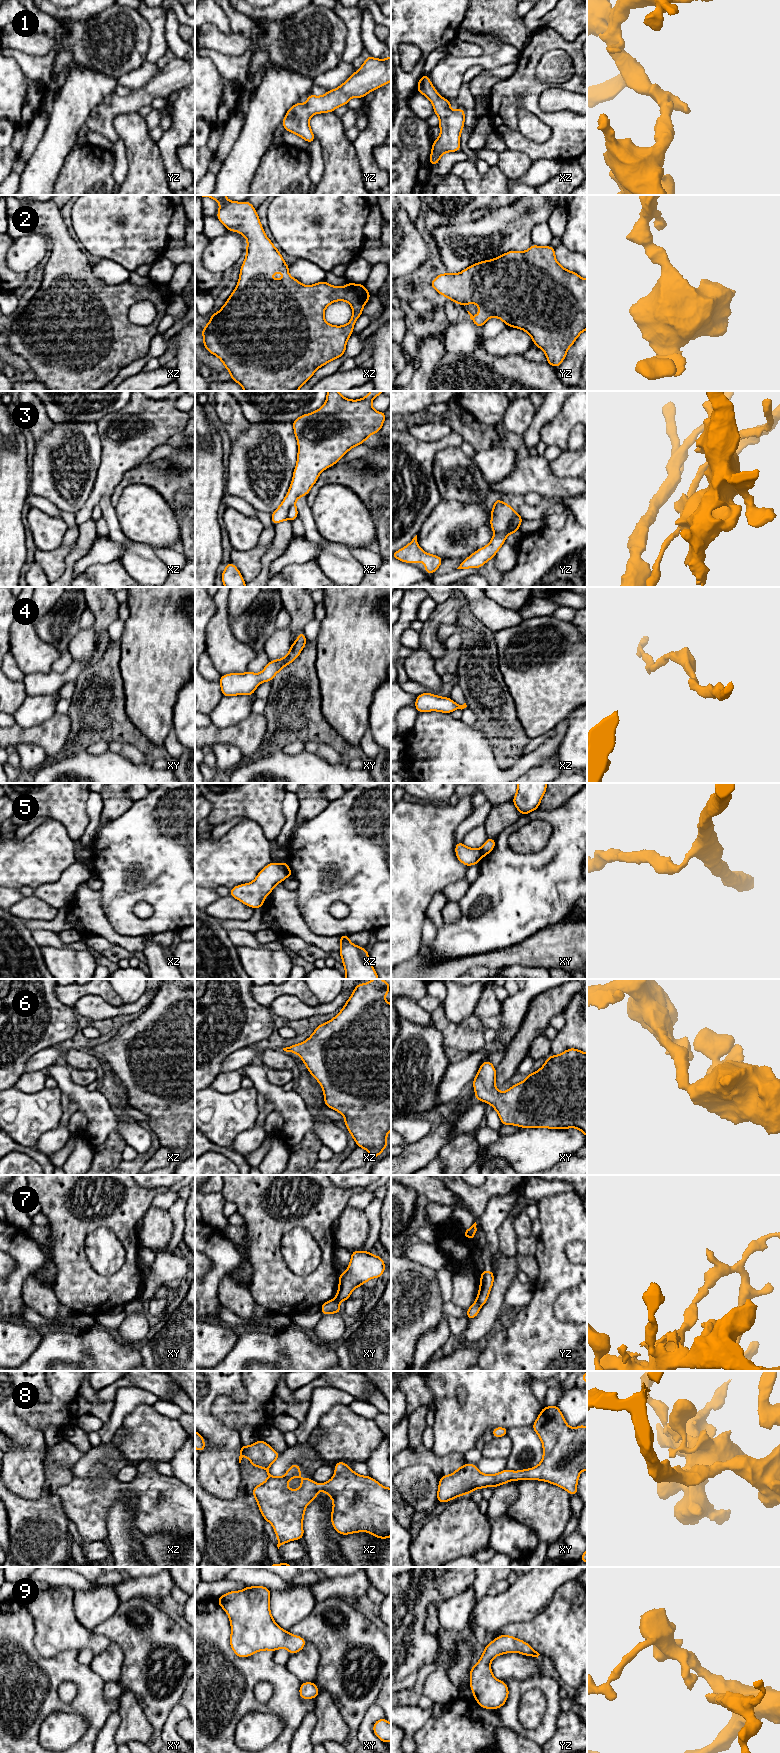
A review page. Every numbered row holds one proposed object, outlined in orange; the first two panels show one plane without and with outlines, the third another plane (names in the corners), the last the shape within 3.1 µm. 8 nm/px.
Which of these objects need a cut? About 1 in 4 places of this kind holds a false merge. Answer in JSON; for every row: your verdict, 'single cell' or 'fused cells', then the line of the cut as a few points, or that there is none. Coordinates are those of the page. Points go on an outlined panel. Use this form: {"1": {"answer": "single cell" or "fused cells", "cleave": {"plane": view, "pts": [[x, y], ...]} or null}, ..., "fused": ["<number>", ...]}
{"1": {"answer": "single cell", "cleave": null}, "2": {"answer": "single cell", "cleave": null}, "3": {"answer": "fused cells", "cleave": {"plane": "yz", "pts": [[517, 513], [507, 529], [495, 533]]}}, "4": {"answer": "single cell", "cleave": null}, "5": {"answer": "fused cells", "cleave": {"plane": "xz", "pts": [[280, 863], [289, 875]]}}, "6": {"answer": "single cell", "cleave": null}, "7": {"answer": "fused cells", "cleave": {"plane": "yz", "pts": [[476, 1300], [481, 1305]]}}, "8": {"answer": "single cell", "cleave": null}, "9": {"answer": "single cell", "cleave": null}, "fused": ["3", "5", "7"]}

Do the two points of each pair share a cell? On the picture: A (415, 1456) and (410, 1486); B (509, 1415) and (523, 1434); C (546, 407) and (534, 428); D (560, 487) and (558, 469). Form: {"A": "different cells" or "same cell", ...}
{"A": "different cells", "B": "different cells", "C": "same cell", "D": "different cells"}

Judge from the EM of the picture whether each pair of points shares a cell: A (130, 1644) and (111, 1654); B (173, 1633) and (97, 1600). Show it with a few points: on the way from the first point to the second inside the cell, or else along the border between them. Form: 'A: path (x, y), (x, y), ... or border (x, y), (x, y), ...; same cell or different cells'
A: border (111, 1641), (120, 1648), (123, 1655), (121, 1673); different cells
B: border (120, 1601), (117, 1609), (100, 1624); different cells

